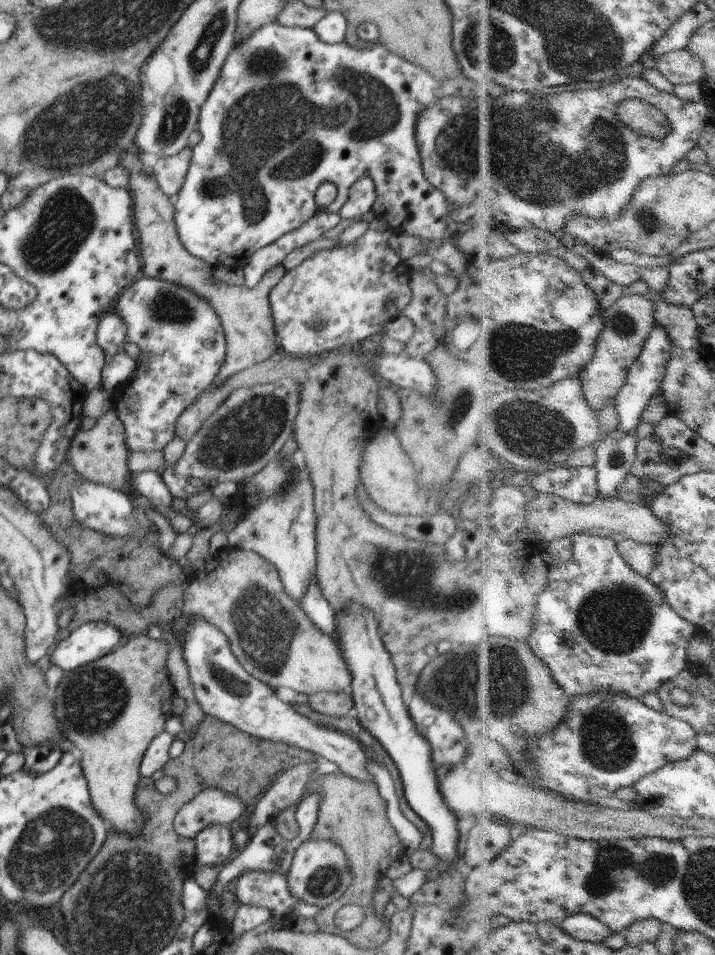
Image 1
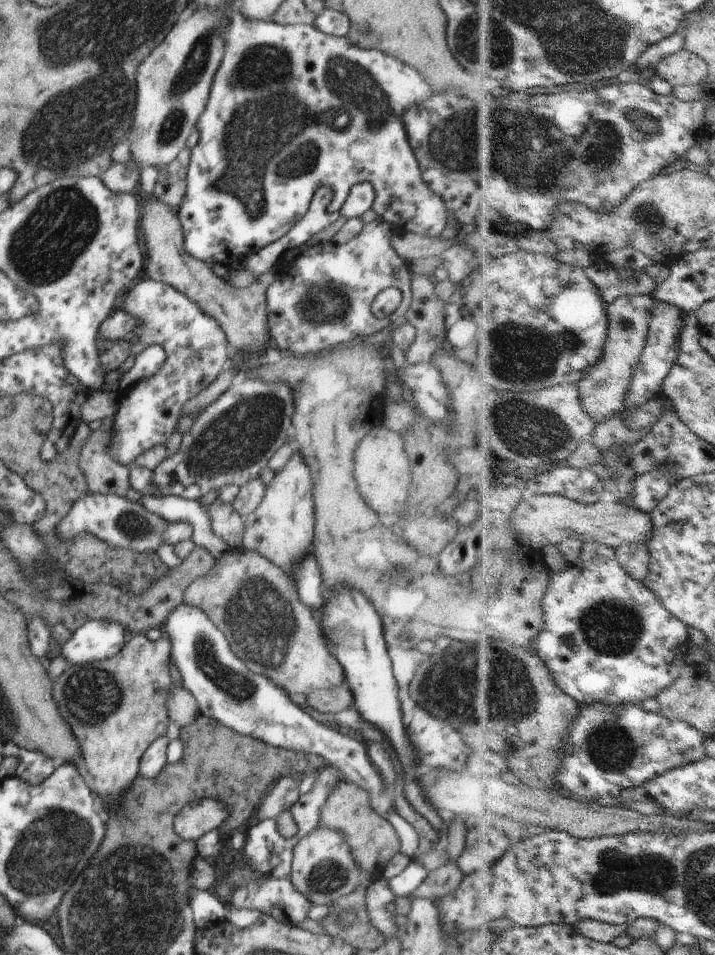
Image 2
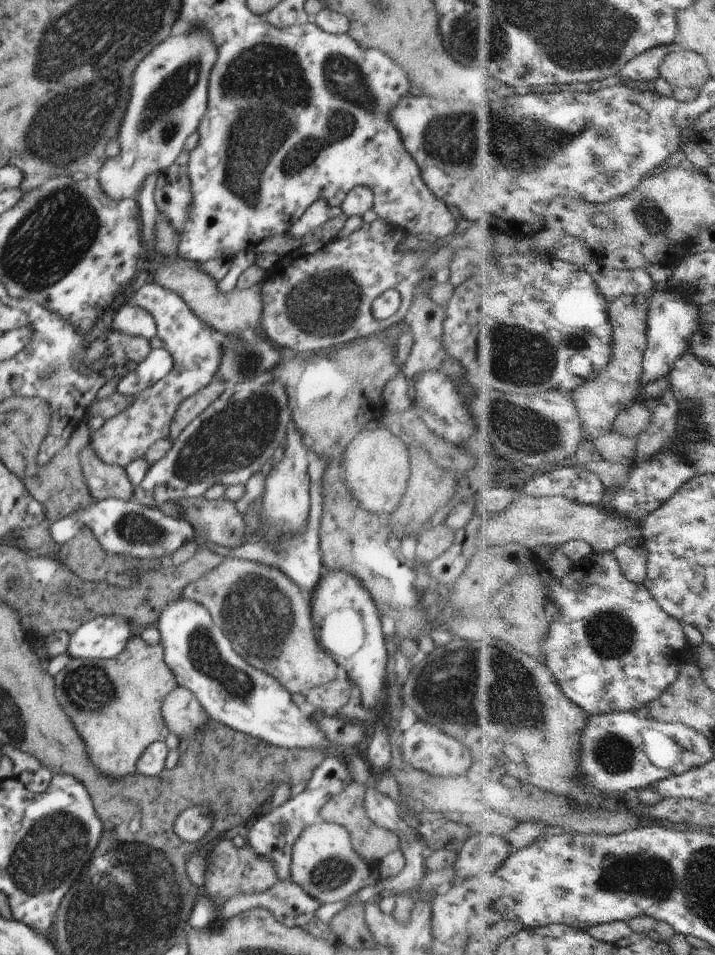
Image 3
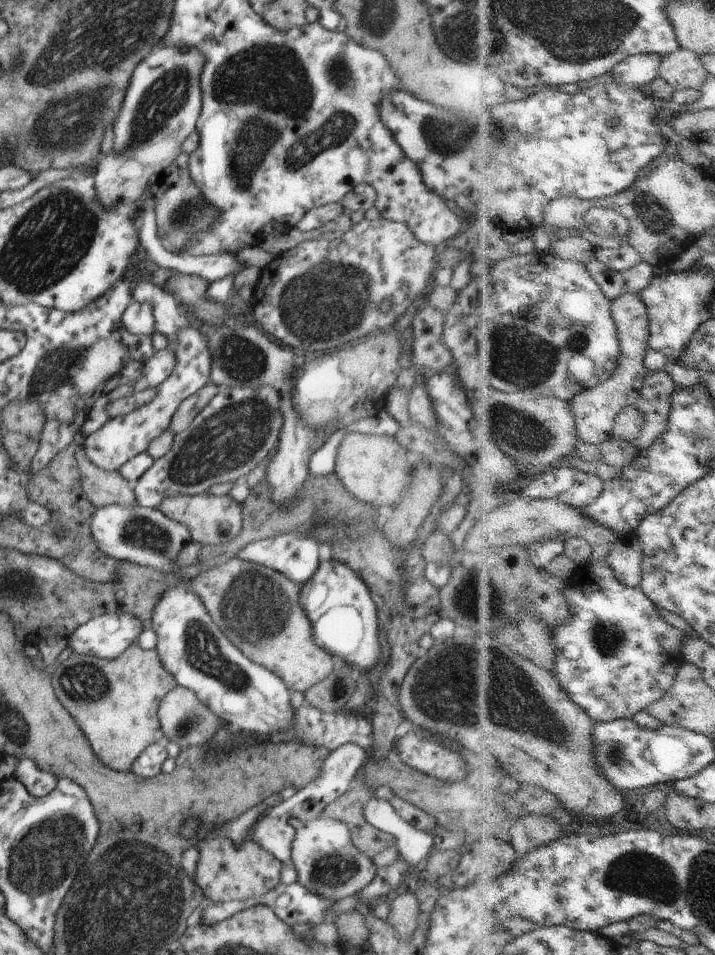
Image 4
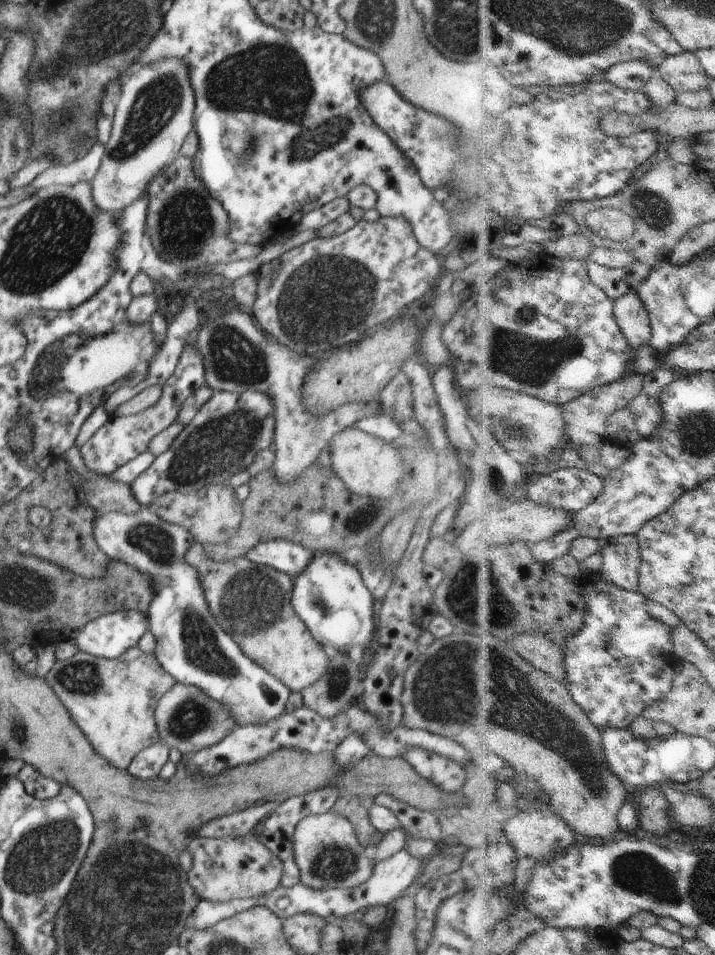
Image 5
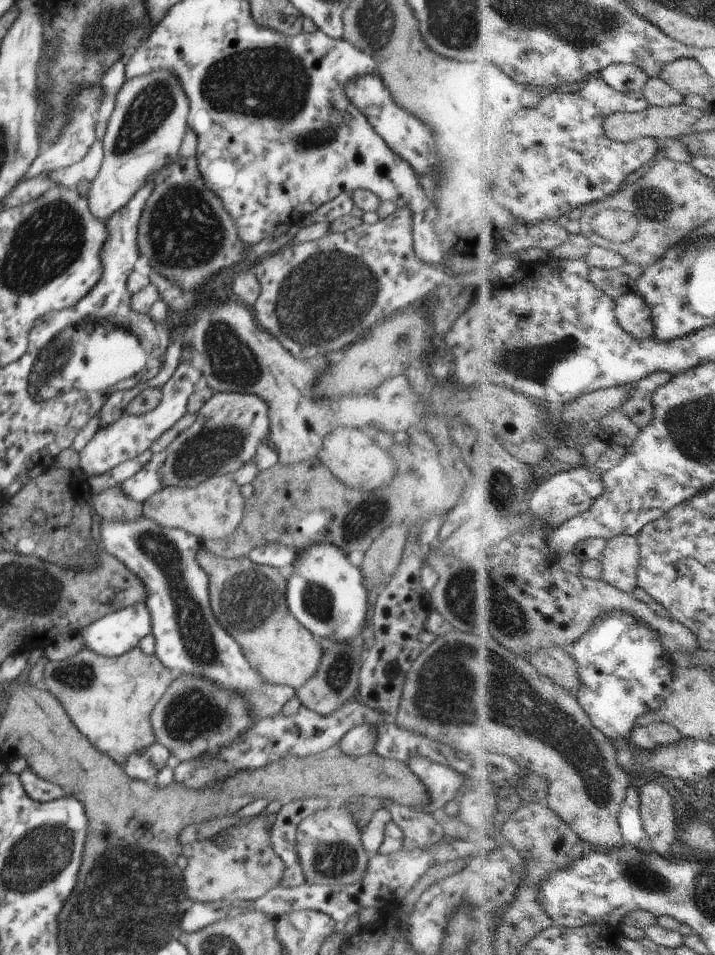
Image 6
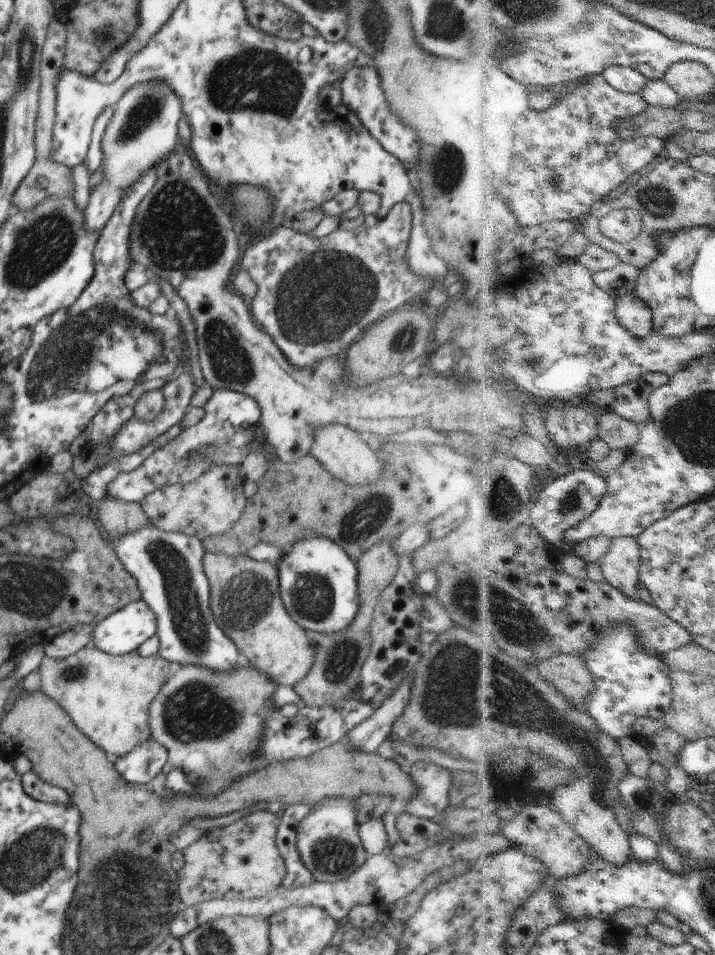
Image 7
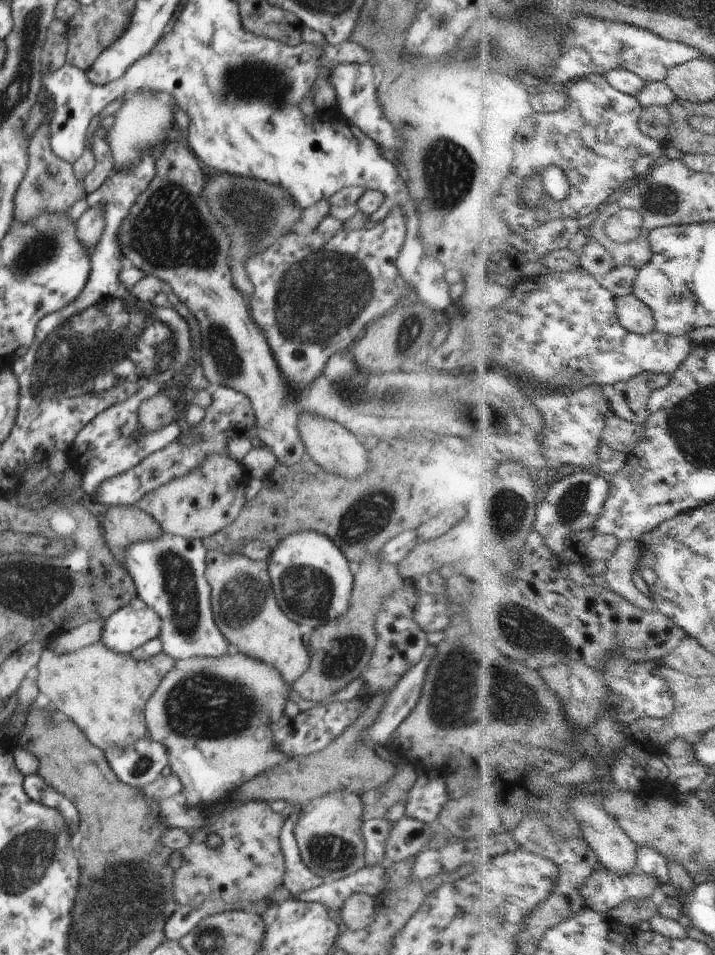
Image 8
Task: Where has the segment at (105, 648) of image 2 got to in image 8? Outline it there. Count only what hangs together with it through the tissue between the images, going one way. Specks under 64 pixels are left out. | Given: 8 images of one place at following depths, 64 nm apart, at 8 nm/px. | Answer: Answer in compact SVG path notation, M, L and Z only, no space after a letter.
M135 597L103 622L101 642L116 654L129 654L142 644L159 638L161 625L160 616Z

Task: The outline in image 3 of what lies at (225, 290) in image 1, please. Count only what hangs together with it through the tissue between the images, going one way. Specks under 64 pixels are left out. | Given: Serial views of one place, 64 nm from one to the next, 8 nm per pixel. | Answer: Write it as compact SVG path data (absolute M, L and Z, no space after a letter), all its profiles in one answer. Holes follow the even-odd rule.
M159 212L157 219L156 245L157 250L166 254L168 258L174 258L173 264L164 264L156 259L159 269L154 274L153 282L176 293L191 309L191 312L200 320L204 321L220 335L253 335L254 329L260 327L262 301L260 289L263 284L262 278L253 287L247 289L232 289L227 293L217 290L217 282L209 275L199 270L191 261L179 256L177 244L179 236L175 227ZM216 377L202 390L198 390L182 401L178 410L174 413L172 424L170 424L168 441L173 443L184 428L224 392L226 386L227 383L224 380Z

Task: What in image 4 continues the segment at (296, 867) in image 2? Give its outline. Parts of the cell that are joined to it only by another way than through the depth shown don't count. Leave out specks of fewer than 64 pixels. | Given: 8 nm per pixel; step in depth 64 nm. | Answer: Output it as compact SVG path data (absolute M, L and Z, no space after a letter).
M324 816L298 824L291 846L291 859L298 873L298 883L310 892L334 900L358 893L374 878L377 871L373 859L352 843L346 823Z

